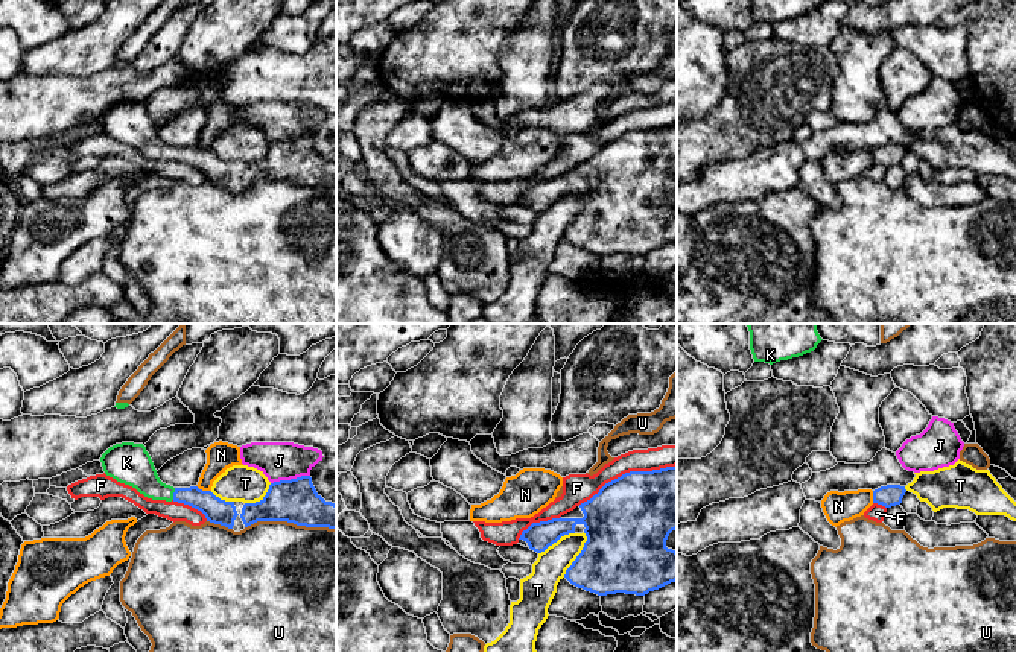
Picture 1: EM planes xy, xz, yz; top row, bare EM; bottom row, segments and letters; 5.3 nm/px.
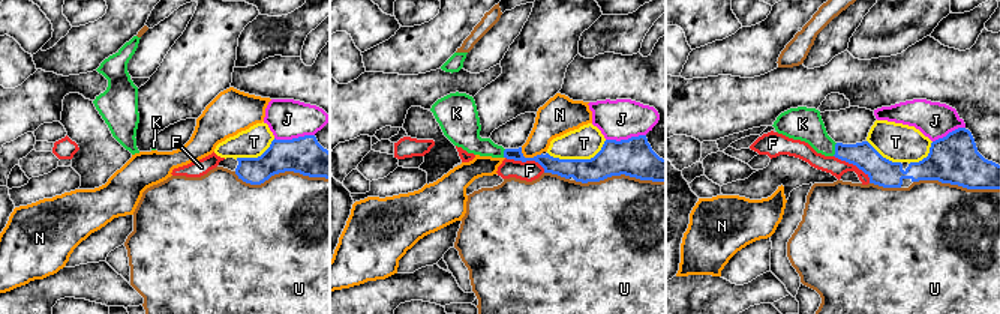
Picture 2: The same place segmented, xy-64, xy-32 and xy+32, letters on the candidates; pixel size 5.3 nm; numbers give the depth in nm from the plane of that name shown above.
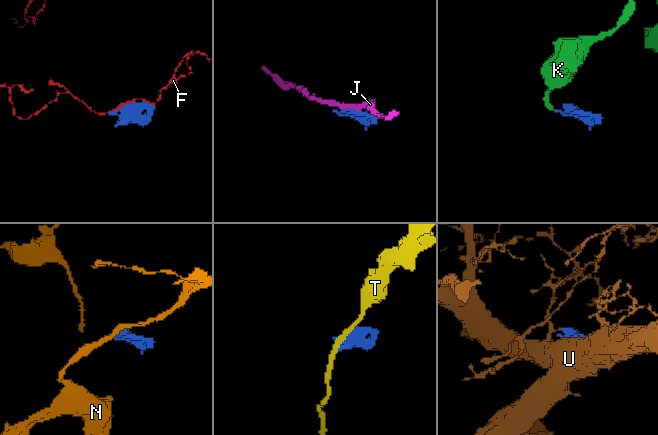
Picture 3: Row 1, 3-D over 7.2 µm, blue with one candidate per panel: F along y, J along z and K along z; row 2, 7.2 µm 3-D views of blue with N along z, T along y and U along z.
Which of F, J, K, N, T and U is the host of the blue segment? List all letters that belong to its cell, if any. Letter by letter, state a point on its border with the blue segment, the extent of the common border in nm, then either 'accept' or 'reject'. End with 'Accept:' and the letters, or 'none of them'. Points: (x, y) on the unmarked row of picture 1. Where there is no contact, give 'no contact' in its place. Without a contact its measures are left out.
F: contact xz (627, 132); length 550 nm; reject
J: contact xy (291, 139); length 220 nm; reject
K: contact xy (174, 154); length 70 nm; accept
N: contact xy (204, 151); length 90 nm; reject
T: contact xz (578, 215); length 260 nm; reject
U: contact xy (291, 181); length 480 nm; reject
Accept: K

